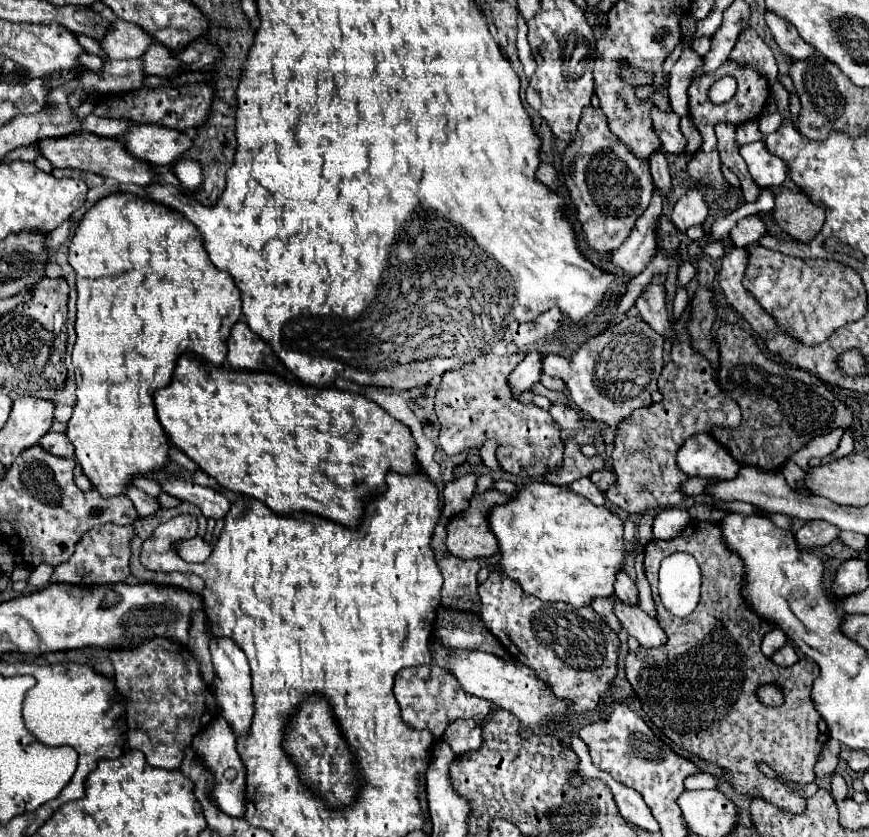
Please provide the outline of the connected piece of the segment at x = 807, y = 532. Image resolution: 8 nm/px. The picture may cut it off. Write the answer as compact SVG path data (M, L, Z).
M809 521L801 529L797 529L795 537L801 547L813 549L813 547L823 547L829 545L831 541L839 539L839 527L833 527L831 523L825 521Z

